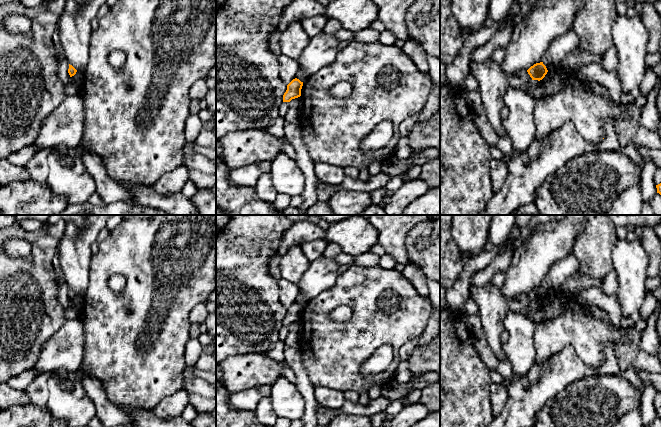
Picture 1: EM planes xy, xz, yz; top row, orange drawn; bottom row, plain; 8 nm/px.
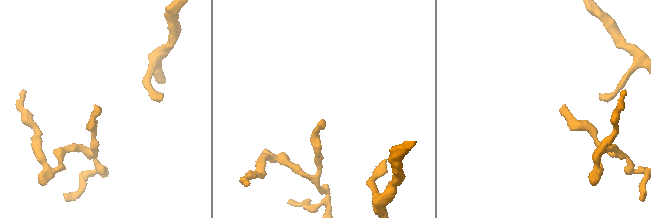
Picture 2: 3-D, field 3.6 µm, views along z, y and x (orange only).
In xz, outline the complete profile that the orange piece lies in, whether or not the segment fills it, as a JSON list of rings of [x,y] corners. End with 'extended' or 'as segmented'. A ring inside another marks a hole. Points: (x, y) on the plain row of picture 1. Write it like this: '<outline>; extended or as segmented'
[[[297,302],[293,303],[287,309],[287,314],[283,319],[283,326],[290,326],[292,323],[300,321],[302,310],[303,310],[303,306],[301,306]]]; as segmented

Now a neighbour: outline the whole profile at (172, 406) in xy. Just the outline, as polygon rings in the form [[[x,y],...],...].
[[[182,388],[175,394],[162,399],[152,409],[152,412],[159,418],[180,416],[184,409],[189,405],[189,396],[190,394]]]

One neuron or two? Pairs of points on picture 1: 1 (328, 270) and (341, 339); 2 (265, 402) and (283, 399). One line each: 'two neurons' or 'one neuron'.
1: two neurons
2: two neurons

